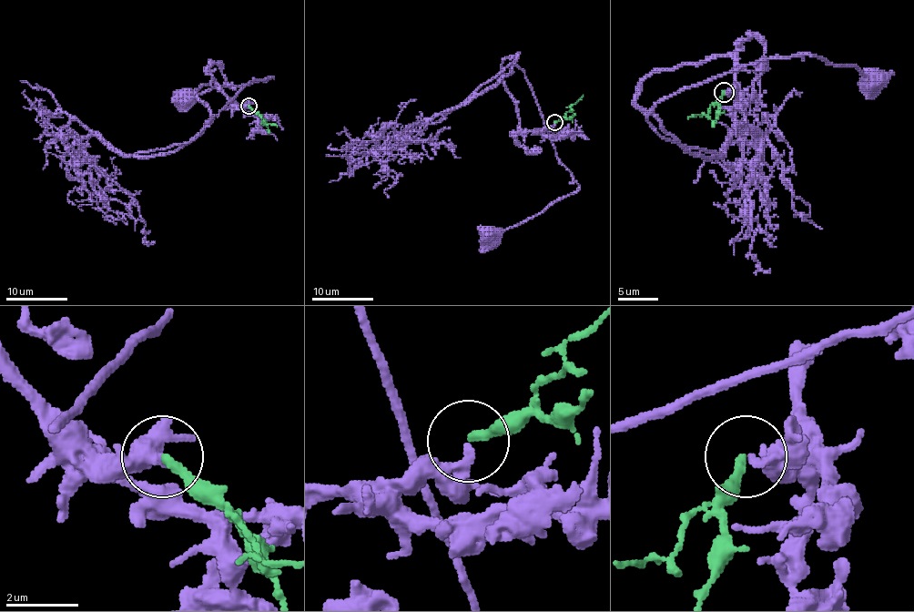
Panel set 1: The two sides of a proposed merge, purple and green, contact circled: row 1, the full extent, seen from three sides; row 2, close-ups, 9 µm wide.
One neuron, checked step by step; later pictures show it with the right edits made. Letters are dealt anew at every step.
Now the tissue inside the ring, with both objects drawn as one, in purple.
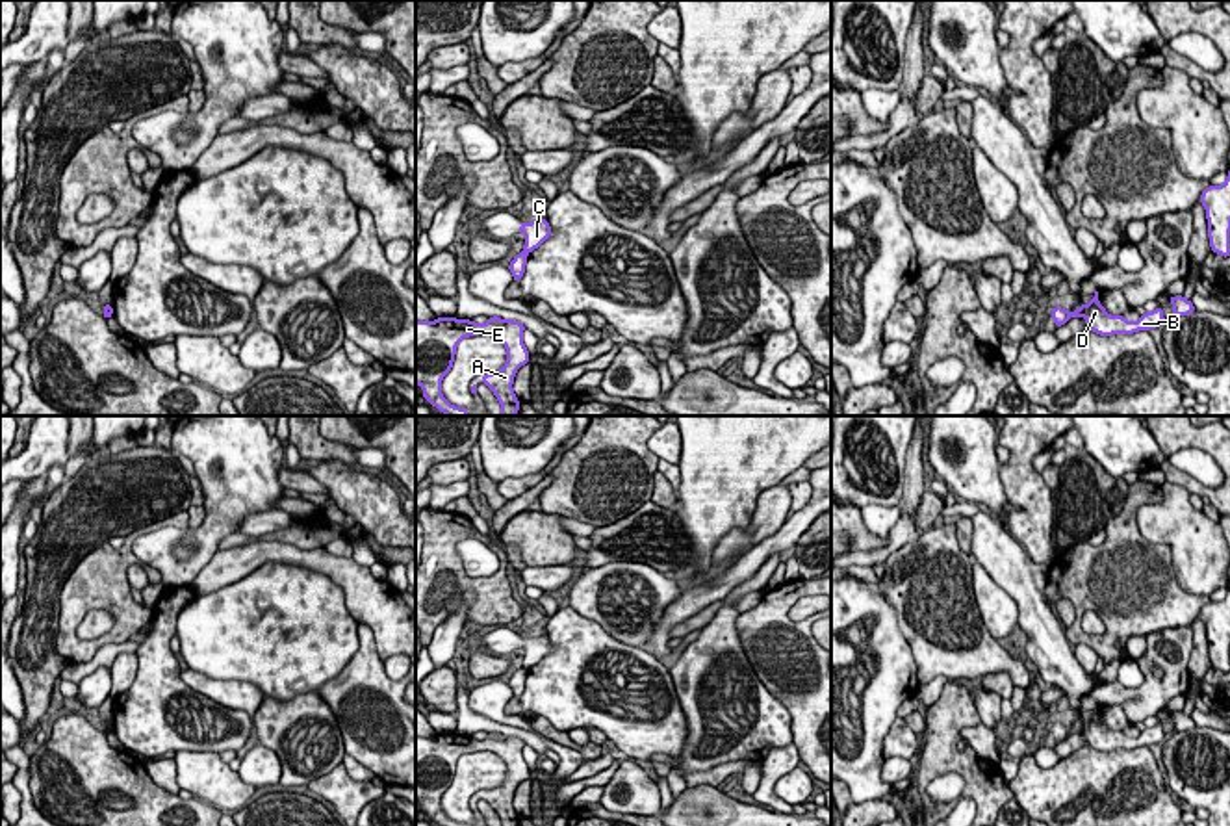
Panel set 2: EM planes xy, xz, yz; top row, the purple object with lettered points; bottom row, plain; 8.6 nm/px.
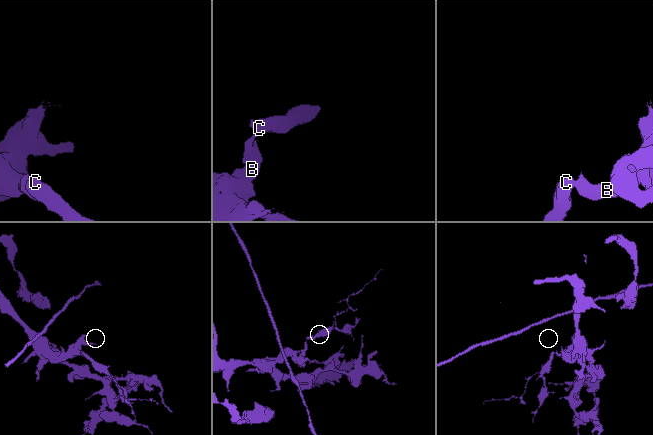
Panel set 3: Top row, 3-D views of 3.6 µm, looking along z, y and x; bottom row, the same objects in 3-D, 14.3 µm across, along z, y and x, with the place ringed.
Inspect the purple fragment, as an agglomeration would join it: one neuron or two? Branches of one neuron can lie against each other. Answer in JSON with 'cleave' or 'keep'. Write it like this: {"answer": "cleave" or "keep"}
{"answer": "cleave"}

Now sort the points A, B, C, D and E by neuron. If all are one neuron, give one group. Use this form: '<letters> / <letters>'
A B D E / C

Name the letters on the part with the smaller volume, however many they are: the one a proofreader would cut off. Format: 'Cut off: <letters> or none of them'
Cut off: C

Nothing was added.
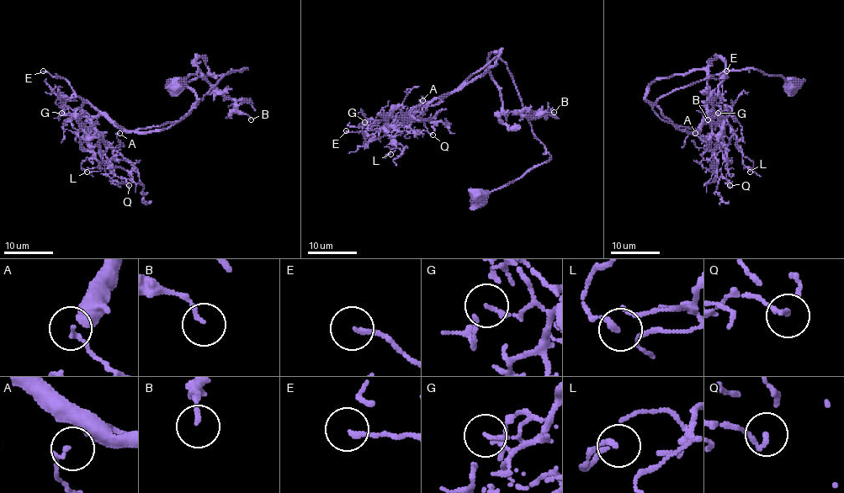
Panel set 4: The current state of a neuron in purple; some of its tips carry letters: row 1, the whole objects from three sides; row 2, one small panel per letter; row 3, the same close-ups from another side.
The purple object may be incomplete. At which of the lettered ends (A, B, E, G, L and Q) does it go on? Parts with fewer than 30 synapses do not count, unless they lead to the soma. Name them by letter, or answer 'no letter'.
no letter

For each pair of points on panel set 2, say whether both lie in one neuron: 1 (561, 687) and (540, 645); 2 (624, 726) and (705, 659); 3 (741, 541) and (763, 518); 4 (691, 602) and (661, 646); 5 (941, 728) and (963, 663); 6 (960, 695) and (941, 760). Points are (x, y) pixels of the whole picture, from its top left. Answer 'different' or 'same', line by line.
1: different
2: different
3: same
4: same
5: different
6: same

